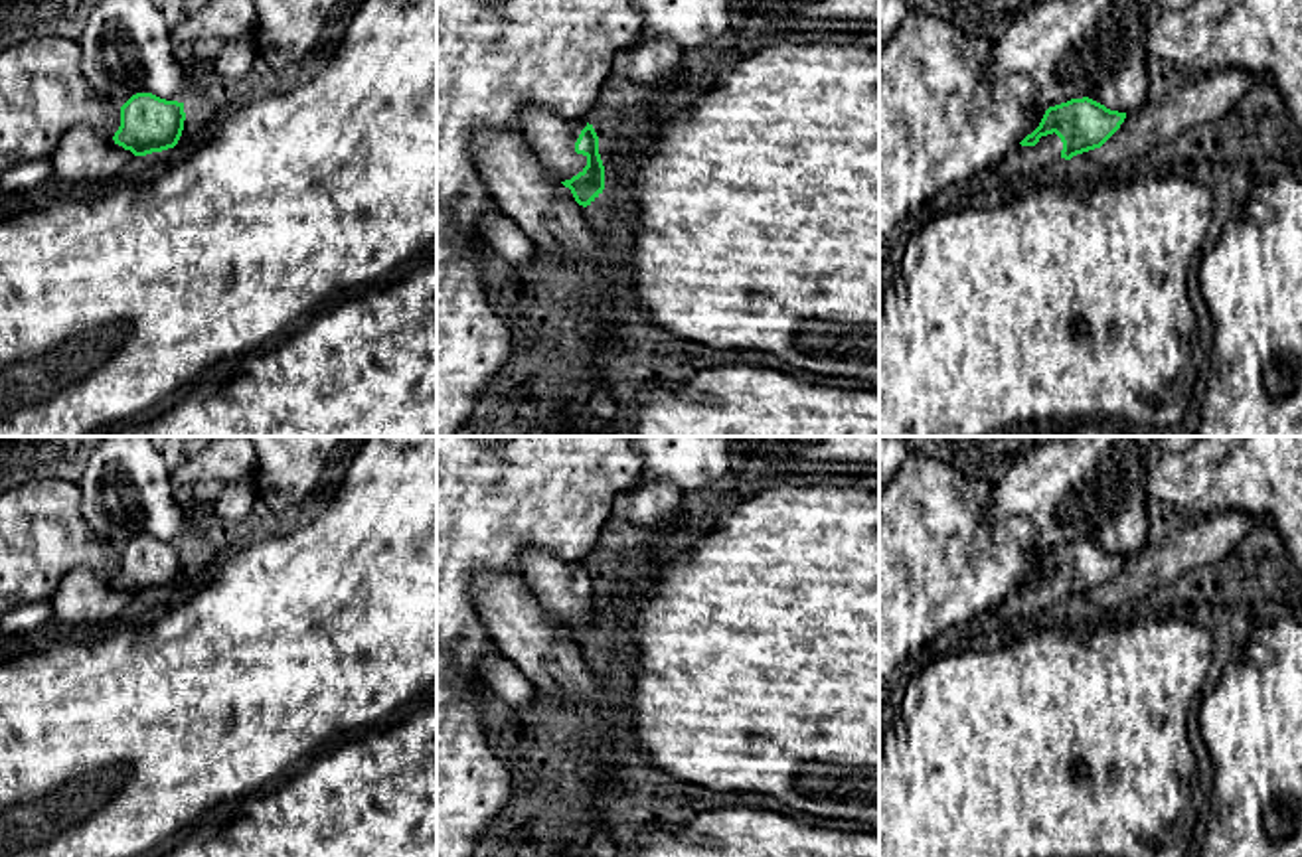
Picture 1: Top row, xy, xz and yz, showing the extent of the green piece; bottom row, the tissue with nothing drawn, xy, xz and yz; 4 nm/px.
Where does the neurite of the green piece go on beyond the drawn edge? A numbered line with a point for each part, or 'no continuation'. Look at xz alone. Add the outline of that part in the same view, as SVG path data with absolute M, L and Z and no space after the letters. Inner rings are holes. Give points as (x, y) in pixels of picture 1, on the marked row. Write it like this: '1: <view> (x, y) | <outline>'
1: xz (552, 137) | M533 103L522 109L522 132L541 166L557 182L571 180L587 166L587 156L575 152L575 142L585 126L587 122L569 122Z

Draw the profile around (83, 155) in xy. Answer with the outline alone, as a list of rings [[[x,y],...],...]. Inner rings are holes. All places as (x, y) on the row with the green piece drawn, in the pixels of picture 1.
[[[91,124],[69,128],[47,158],[53,178],[65,182],[105,182],[124,178],[138,156],[101,136]]]

